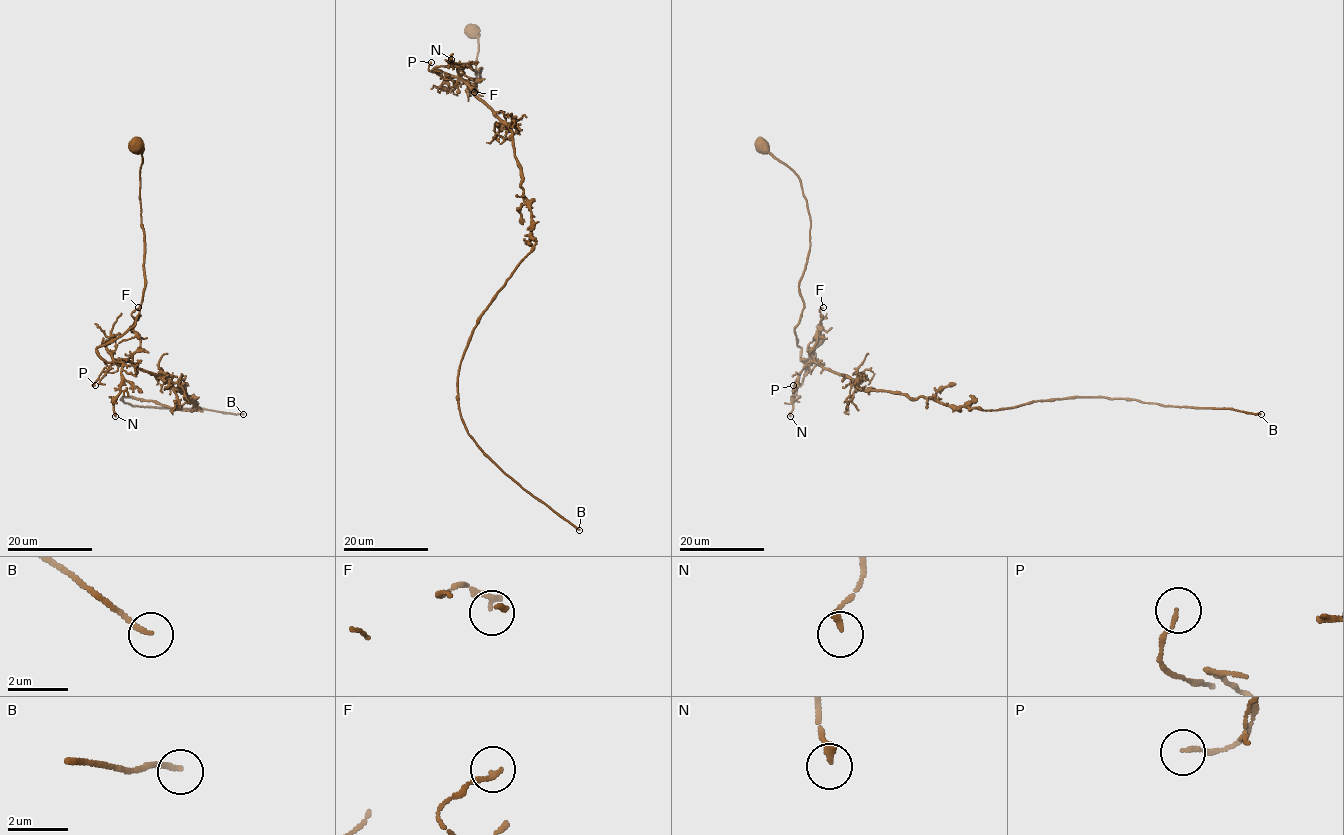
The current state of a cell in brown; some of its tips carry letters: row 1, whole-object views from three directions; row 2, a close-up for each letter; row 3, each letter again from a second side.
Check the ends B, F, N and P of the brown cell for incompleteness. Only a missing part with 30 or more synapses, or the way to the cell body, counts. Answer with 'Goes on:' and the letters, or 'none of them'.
Goes on: B

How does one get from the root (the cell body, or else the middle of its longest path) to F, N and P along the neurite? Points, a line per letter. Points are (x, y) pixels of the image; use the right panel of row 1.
F: (761, 146), (798, 177), (810, 218), (798, 286), (804, 307), (794, 329), (804, 362), (813, 361), (823, 307)
N: (761, 146), (798, 177), (810, 218), (798, 286), (804, 307), (794, 329), (807, 363), (790, 416)
P: (761, 146), (798, 177), (810, 218), (798, 286), (804, 307), (794, 332), (800, 359), (811, 363), (793, 385)

